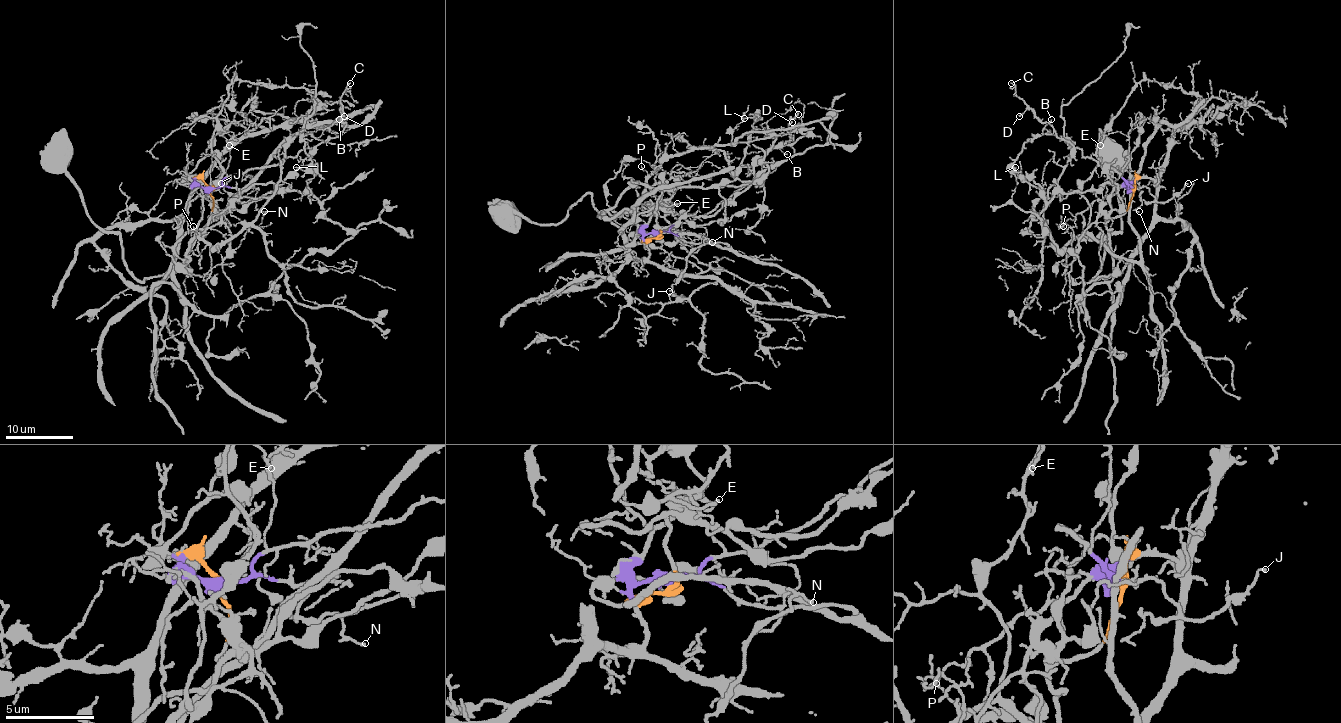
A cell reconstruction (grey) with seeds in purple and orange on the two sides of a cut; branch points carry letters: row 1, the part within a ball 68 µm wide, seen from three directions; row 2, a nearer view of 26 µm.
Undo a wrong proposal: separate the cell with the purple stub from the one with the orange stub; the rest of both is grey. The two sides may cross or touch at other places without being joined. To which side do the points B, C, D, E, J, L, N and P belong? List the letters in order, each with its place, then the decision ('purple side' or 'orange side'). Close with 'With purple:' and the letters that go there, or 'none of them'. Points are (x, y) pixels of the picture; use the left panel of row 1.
B: (339, 119) | orange side
C: (350, 83) | purple side
D: (344, 116) | purple side
E: (229, 145) | purple side
J: (221, 183) | purple side
L: (296, 167) | orange side
N: (264, 211) | purple side
P: (193, 226) | orange side
With purple: C, D, E, J, N

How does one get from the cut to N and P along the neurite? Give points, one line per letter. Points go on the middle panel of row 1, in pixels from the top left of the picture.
N: (658, 235), (662, 232), (677, 233), (684, 240), (697, 244), (699, 249), (687, 257), (706, 239), (713, 242)
P: (658, 235), (655, 210), (623, 215), (631, 222), (645, 191), (646, 174), (641, 166)

